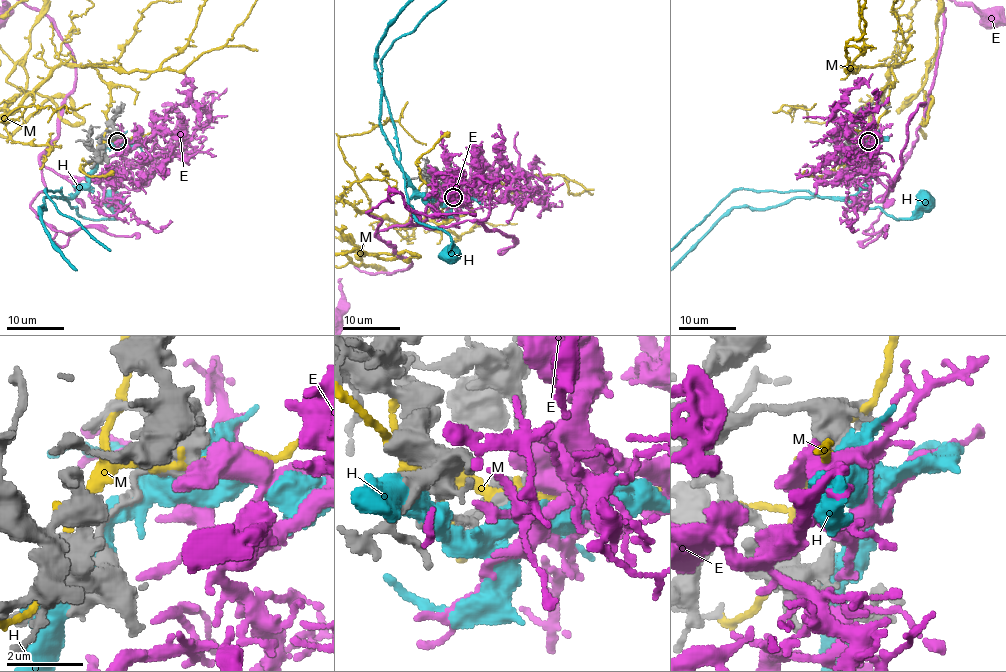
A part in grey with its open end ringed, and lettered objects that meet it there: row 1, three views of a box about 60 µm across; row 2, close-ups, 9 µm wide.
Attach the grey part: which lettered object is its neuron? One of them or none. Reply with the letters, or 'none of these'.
E

